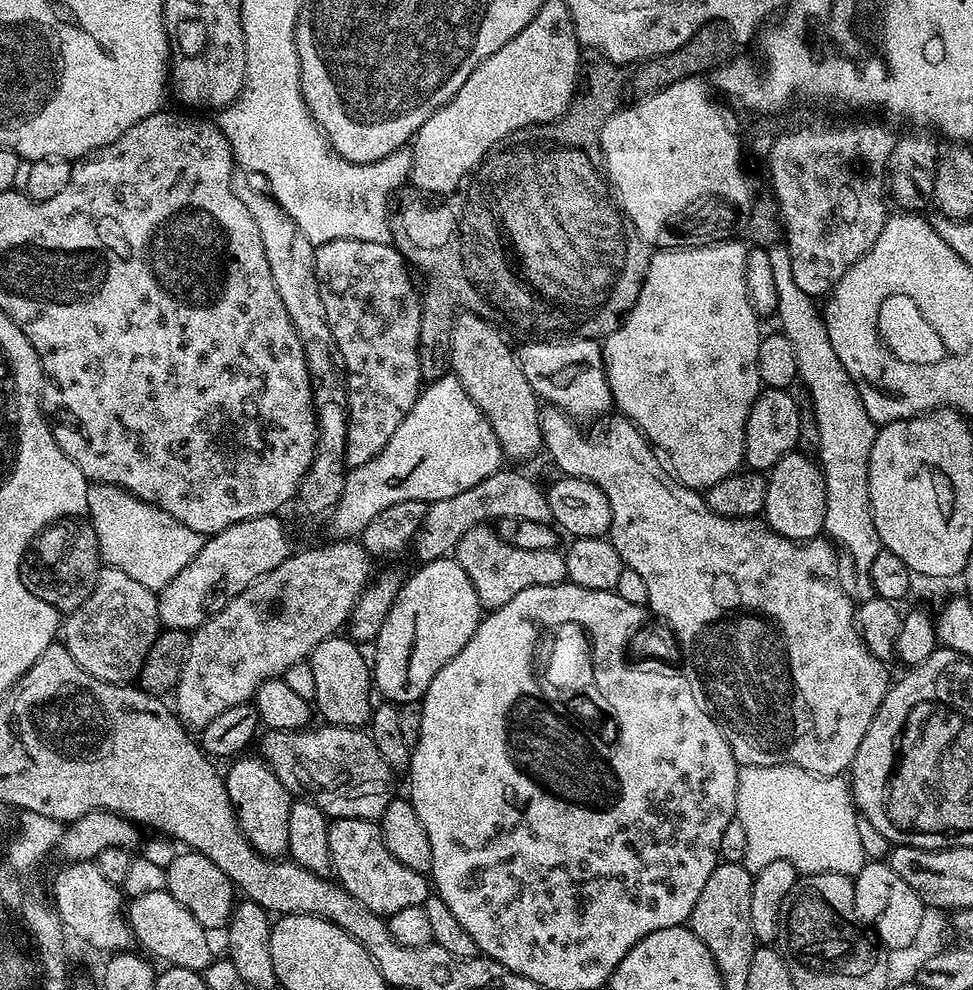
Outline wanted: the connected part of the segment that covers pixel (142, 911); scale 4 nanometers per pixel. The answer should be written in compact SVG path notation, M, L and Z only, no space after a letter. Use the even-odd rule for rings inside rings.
M167 890L131 897L126 904L126 923L132 929L135 943L141 944L139 947L157 961L165 960L165 965L203 973L214 959L212 944L208 941L209 929L200 925L198 918Z

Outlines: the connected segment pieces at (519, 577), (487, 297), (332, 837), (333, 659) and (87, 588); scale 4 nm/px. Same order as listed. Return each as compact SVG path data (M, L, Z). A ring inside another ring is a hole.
M479 524L462 534L454 559L466 570L470 582L474 582L474 594L478 594L478 602L484 610L506 606L514 594L522 594L522 590L530 590L530 586L563 584L568 574L563 551L518 550L518 546L510 546L510 542L502 542L495 527L488 524Z
M713 22L700 27L685 44L678 46L678 50L674 50L670 54L656 56L651 62L645 63L643 66L621 66L611 62L592 64L589 68L587 65L586 71L583 73L576 89L576 95L572 97L571 102L568 104L568 111L559 120L552 120L549 124L534 124L531 128L520 128L514 134L510 134L495 150L489 152L481 160L480 167L471 173L470 179L459 190L443 197L439 202L433 202L431 199L425 198L420 189L411 186L401 187L393 195L390 201L391 215L388 217L388 225L392 231L390 243L393 248L397 248L403 254L405 261L415 271L417 268L422 275L428 276L428 289L425 292L423 289L422 307L420 309L421 381L431 382L437 380L439 376L445 375L449 371L448 343L452 333L452 322L458 310L478 314L483 320L491 320L493 324L501 329L507 330L509 333L511 333L510 331L517 332L518 335L524 336L520 338L527 338L532 342L538 340L555 341L557 338L600 342L603 341L604 337L620 328L621 324L624 323L625 316L628 315L629 310L634 306L634 302L642 290L649 270L649 262L652 260L653 249L651 245L645 244L644 239L636 232L634 225L625 219L621 209L610 199L609 185L599 170L597 159L596 162L594 160L599 153L600 131L604 123L616 113L616 109L625 103L624 96L632 96L628 98L643 98L652 95L653 92L657 92L659 88L664 88L667 84L682 82L691 76L703 77L705 74L721 67L729 59L730 53L728 51L731 50L732 44L734 45L734 37L728 25ZM536 256L540 256L540 272L527 272L524 267L527 264L534 263Z
M358 818L333 819L328 825L328 841L335 879L347 892L354 894L358 902L370 906L374 914L385 918L393 916L398 910L406 910L406 906L423 904L430 894L429 877L410 870L410 866L402 866L402 862L386 850L379 823Z
M335 634L318 642L308 655L310 670L314 670L314 708L324 724L337 724L343 728L363 729L372 719L374 707L374 681L370 660L363 656L361 645L347 635Z
M64 518L48 525L24 553L20 574L24 584L42 602L54 606L57 612L67 614L78 610L94 590L102 567L98 550L98 534L84 518Z

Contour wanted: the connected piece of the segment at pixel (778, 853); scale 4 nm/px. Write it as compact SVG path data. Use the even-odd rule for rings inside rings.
M779 764L778 766L750 766L743 765L738 774L738 794L736 795L736 814L738 828L744 831L744 857L742 863L749 872L755 874L762 870L762 866L770 866L770 862L785 860L796 867L797 873L811 874L814 872L833 872L834 874L846 874L855 878L864 868L866 857L862 848L862 841L858 836L857 818L858 809L856 801L852 798L852 790L847 779L840 776L817 774L802 770L797 764Z

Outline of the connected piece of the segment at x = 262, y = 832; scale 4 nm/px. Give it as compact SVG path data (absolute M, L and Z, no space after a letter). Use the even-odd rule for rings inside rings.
M241 755L228 765L224 784L228 787L228 797L236 807L236 817L254 851L259 856L280 858L288 851L290 842L290 806L293 797L278 782L274 770L259 755Z

